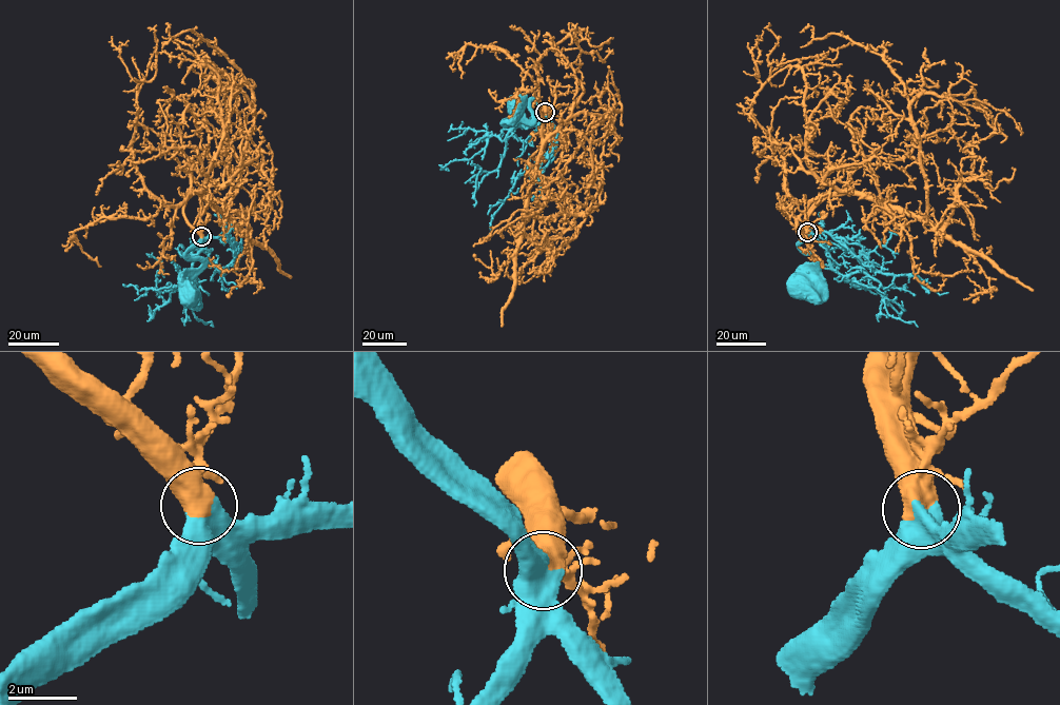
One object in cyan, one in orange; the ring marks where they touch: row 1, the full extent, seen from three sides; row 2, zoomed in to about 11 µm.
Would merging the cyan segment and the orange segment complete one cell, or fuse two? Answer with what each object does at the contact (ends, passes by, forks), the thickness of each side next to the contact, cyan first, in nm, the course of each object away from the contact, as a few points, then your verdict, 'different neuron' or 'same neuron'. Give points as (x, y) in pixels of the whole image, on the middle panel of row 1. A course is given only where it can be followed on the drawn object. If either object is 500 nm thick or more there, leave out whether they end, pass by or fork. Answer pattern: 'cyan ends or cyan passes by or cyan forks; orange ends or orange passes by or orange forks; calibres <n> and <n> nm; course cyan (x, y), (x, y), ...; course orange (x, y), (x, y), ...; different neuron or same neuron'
calibres 750 and 700 nm; course cyan (545, 112), (532, 100), (532, 119), (528, 120), (517, 112), (518, 104), (516, 106); course orange (545, 112), (541, 105), (527, 211), (540, 217), (582, 213), (600, 202), (605, 82); same neuron

